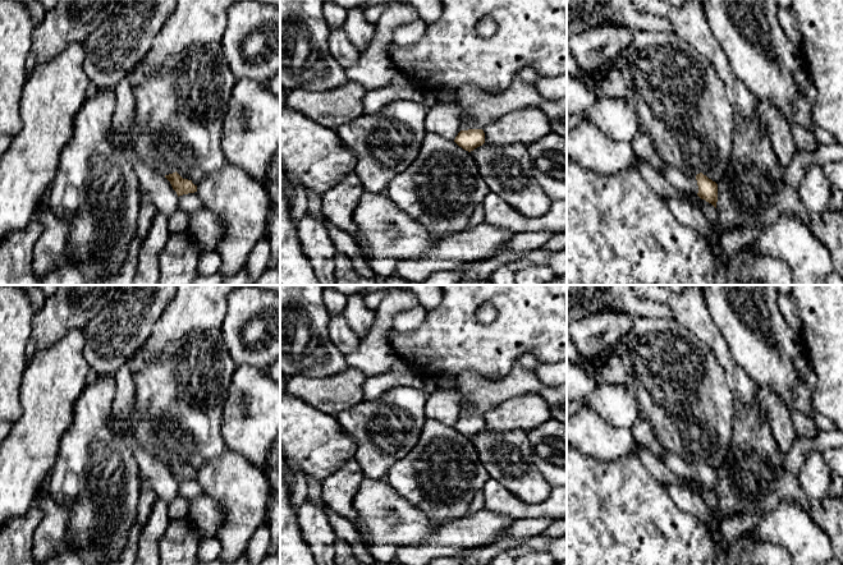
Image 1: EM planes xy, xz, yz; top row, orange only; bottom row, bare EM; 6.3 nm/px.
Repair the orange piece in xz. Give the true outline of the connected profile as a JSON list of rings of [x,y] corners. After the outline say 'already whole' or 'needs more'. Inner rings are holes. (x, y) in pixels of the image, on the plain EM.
[[[464,395],[461,396],[461,410],[462,417],[454,426],[459,433],[471,438],[485,430],[484,417],[476,414],[473,405]]]; needs more

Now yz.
[[[664,449],[659,460],[678,477],[697,481],[701,486],[705,486],[716,495],[718,470],[702,459],[696,463],[688,463],[681,455]]]; needs more

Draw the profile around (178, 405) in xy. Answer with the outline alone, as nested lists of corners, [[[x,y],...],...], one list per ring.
[[[221,329],[188,332],[169,343],[157,362],[132,373],[136,389],[133,412],[119,421],[111,409],[109,424],[122,436],[129,433],[155,459],[165,463],[177,458],[197,472],[226,451],[221,418],[235,369]]]

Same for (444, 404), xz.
[[[436,389],[426,401],[426,419],[435,419],[448,427],[454,427],[462,417],[462,394],[455,389]]]

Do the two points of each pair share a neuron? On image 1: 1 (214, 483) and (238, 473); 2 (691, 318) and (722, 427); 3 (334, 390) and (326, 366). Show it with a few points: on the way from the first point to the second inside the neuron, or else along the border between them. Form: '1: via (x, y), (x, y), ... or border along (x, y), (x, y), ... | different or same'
1: via (220, 479), (232, 479) | same
2: border along (673, 317), (691, 330), (716, 358) | different
3: border along (348, 367), (324, 377), (299, 375) | different

